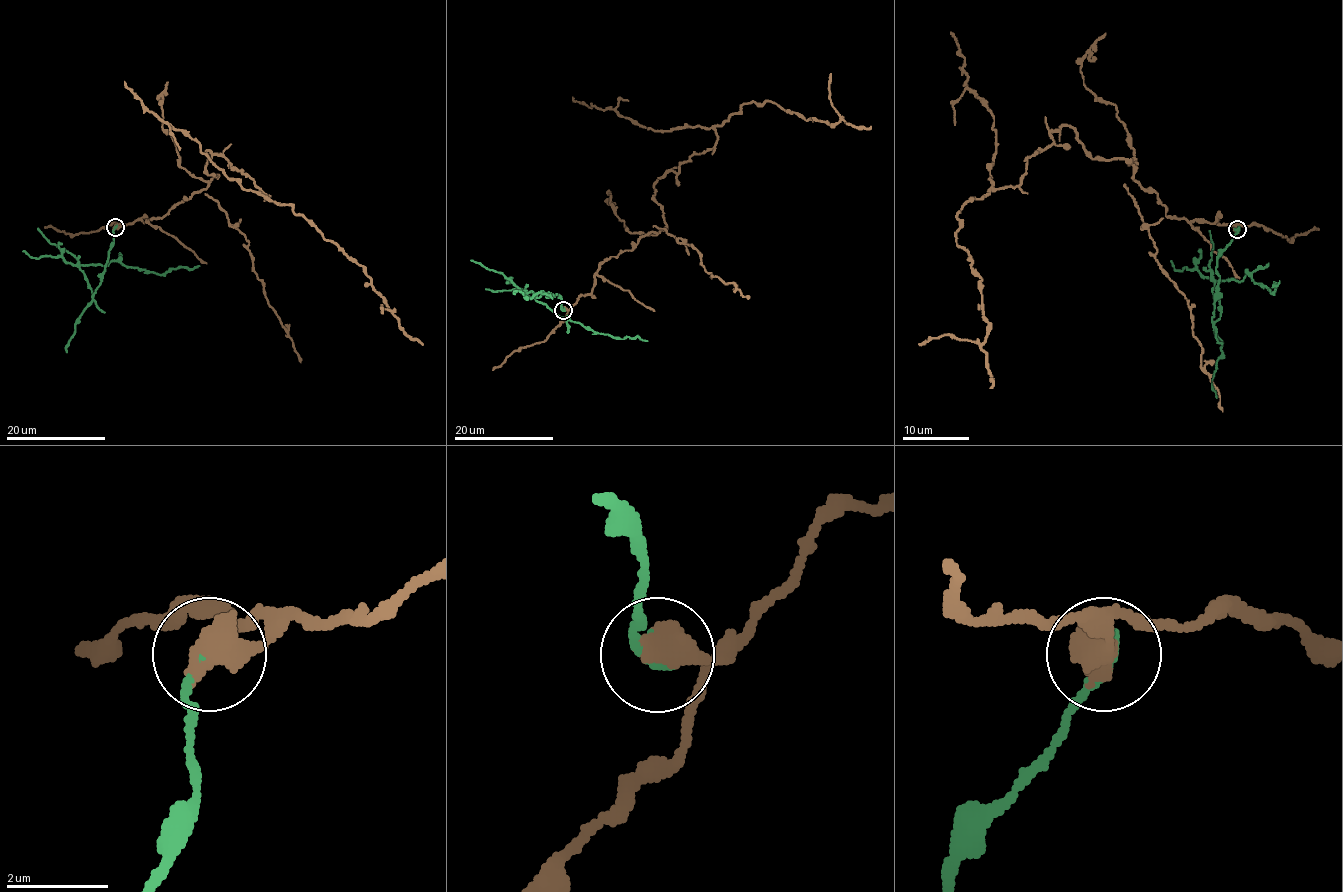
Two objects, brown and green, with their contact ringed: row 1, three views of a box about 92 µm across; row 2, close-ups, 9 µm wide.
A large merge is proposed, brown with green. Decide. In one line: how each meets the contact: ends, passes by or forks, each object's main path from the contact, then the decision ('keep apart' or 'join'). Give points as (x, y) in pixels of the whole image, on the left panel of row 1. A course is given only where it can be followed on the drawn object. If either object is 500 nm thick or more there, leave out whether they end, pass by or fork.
brown runs (115, 228), (162, 218), (205, 189), (218, 176), (207, 173), (209, 151), (361, 265), (392, 311), (383, 312); green runs (115, 228), (105, 271), (93, 295), (79, 265), (105, 266), (120, 261), (165, 274), (172, 269), (200, 266); keep apart

